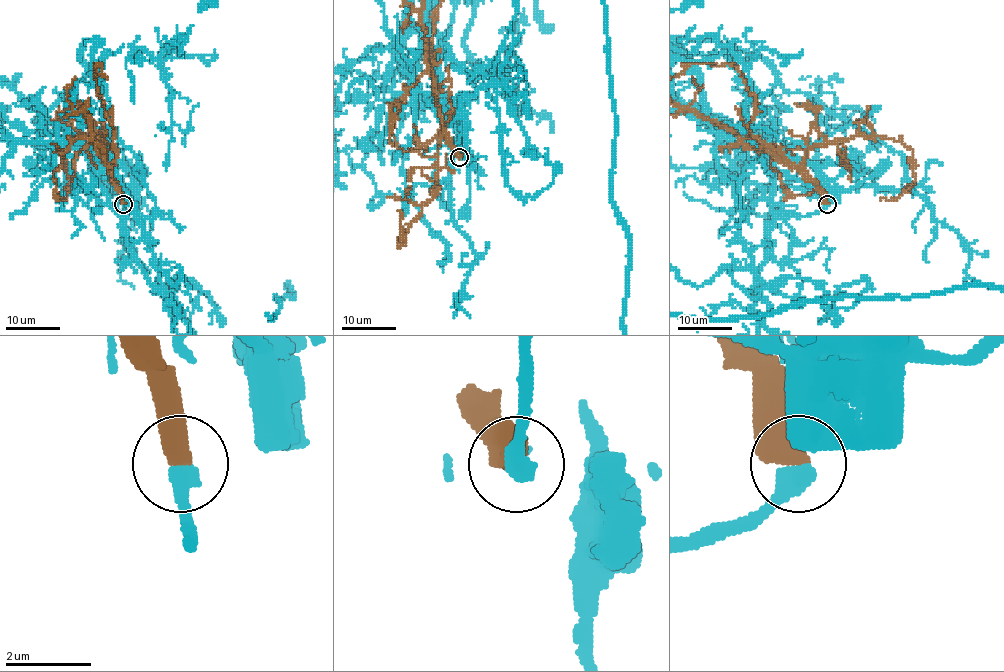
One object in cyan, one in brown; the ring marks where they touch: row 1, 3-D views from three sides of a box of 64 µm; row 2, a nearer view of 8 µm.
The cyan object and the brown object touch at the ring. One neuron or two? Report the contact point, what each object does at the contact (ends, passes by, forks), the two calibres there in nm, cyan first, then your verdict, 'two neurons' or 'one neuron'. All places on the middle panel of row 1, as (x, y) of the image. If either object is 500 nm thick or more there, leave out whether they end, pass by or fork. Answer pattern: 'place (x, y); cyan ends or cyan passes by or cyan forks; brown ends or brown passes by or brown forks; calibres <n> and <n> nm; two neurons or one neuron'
place (459, 157); calibres 500 and 600 nm; two neurons

